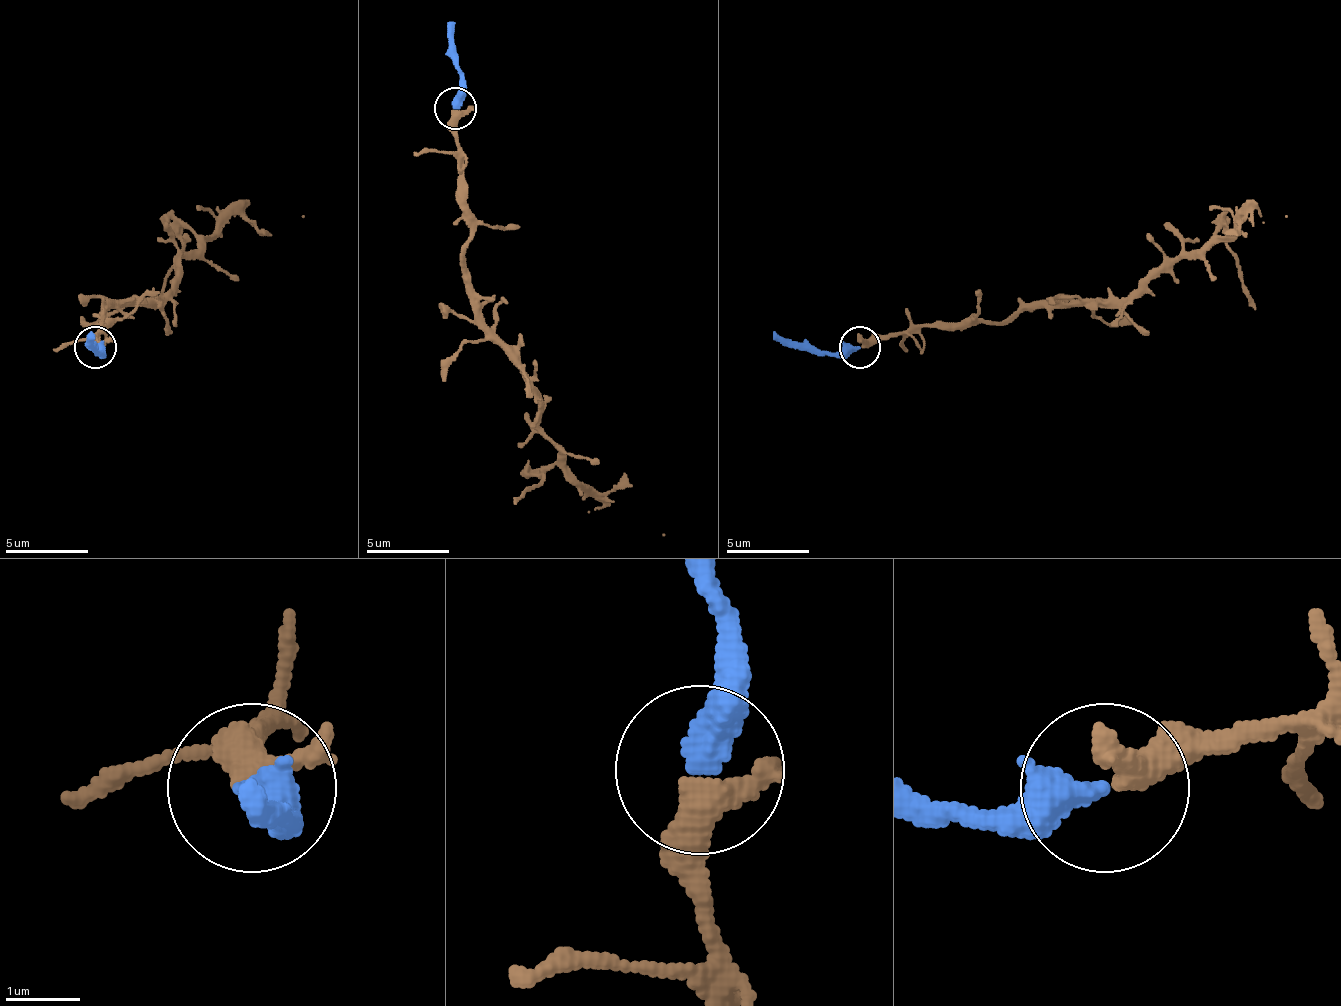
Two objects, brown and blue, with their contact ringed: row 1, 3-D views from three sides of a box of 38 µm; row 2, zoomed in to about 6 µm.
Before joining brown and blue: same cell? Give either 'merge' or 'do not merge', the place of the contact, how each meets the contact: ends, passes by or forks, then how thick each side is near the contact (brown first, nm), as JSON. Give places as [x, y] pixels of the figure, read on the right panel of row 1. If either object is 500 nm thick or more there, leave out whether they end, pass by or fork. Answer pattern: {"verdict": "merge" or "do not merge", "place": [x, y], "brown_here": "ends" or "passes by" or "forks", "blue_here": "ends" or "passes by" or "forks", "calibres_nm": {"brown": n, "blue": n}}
{"verdict": "merge", "place": [859, 347], "brown_here": "passes by", "blue_here": "passes by", "calibres_nm": {"brown": 320, "blue": 280}}

